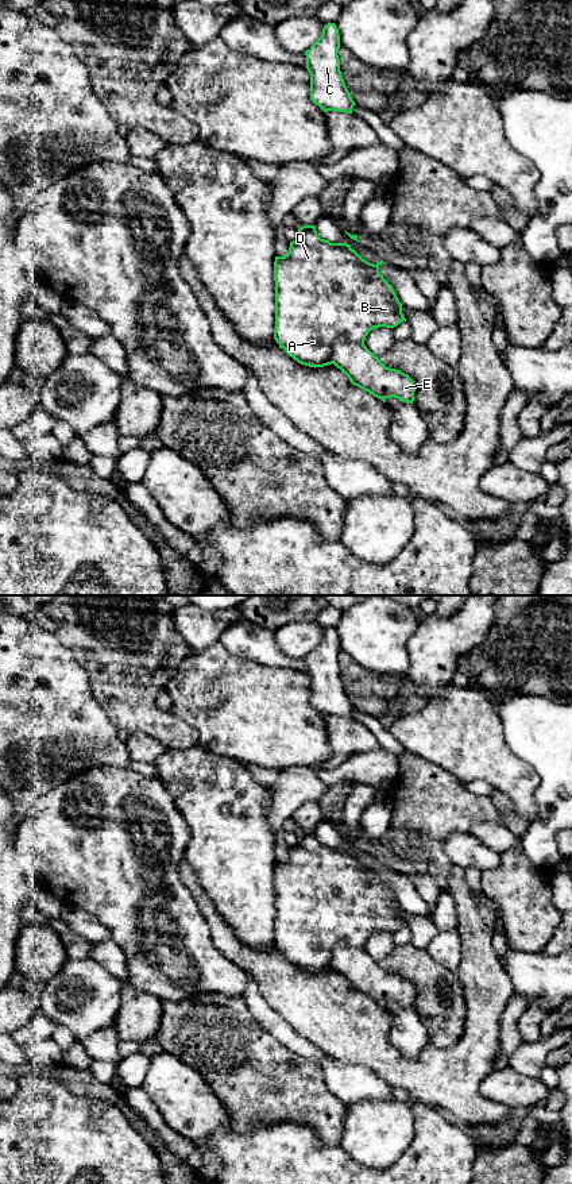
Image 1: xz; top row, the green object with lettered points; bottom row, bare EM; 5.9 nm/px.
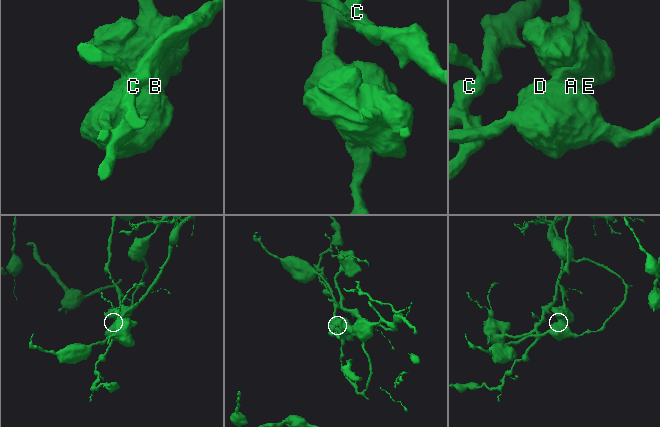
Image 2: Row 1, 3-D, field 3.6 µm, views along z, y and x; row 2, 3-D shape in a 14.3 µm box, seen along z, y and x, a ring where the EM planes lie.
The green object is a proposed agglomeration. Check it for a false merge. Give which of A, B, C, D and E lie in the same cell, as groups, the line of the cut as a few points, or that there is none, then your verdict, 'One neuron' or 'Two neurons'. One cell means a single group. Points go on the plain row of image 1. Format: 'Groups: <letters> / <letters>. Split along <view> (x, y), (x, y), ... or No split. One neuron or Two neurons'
Groups: A B C D / E. Split along xz (363, 947), (350, 947), (340, 941), (333, 948), (331, 967). Two neurons

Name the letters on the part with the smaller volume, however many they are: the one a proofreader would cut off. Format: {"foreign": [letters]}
{"foreign": ["E"]}

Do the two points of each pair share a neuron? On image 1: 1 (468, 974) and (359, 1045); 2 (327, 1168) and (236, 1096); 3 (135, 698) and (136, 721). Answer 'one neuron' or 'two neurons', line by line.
1: one neuron
2: two neurons
3: one neuron

